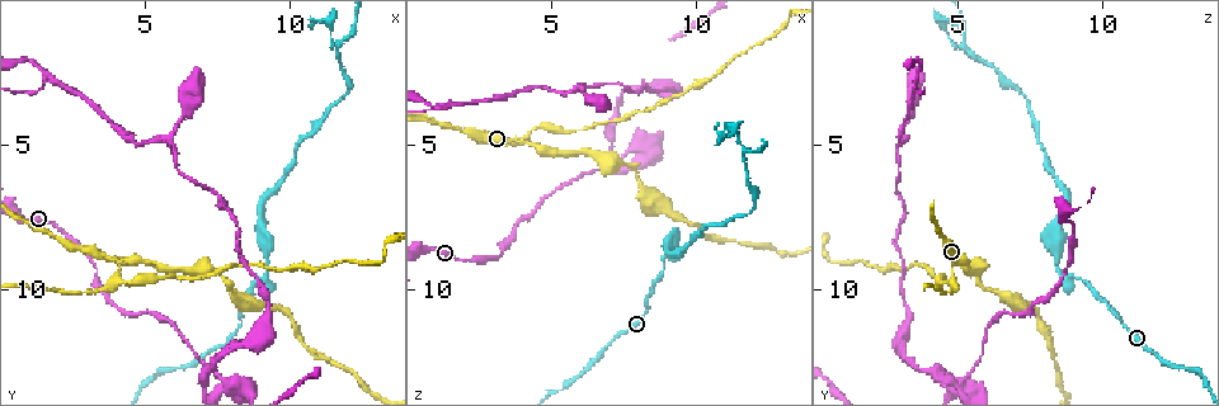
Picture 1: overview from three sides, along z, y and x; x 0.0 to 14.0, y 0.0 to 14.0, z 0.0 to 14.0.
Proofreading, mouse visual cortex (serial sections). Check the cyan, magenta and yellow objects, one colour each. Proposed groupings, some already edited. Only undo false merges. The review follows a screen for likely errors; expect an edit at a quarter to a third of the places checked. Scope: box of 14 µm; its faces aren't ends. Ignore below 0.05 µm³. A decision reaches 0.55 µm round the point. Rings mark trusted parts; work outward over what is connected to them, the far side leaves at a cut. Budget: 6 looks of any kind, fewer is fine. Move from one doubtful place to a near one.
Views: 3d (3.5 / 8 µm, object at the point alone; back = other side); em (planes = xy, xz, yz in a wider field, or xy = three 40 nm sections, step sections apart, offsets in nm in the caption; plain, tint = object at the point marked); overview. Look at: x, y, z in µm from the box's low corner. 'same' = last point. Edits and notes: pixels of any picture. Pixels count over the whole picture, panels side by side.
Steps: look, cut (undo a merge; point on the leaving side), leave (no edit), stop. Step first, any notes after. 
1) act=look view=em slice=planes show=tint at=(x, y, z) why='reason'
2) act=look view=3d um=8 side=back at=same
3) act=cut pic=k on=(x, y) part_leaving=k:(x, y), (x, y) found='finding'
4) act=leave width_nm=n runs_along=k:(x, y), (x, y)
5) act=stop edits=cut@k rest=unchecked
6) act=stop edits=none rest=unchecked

act=look view=3d um=3.5 at=(4.1, 9.6, 4.8) why='thin neck'

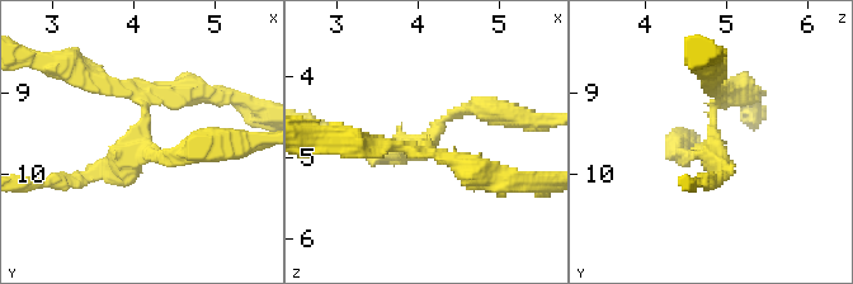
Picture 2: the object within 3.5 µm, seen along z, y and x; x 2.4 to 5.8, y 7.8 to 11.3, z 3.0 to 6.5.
act=look view=em slice=xy step=1 show=tint at=(4.05, 9.55, 4.85) arms=3 arm_widths_nm=150,150,150 why='now the EM'

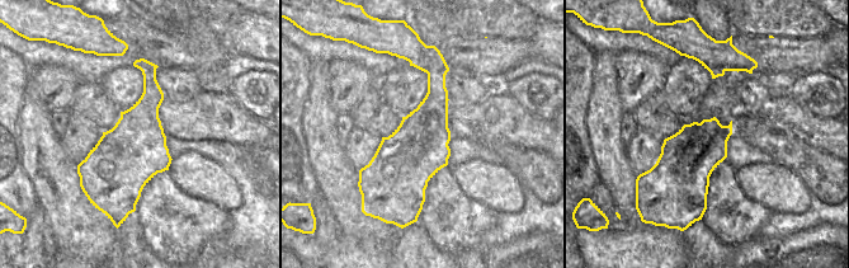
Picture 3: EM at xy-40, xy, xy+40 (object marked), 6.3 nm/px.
act=cut pic=2 on=(437, 127) part_leaving=2:(142, 104), (146, 151), (204, 143) found='a second cell is stuck on'

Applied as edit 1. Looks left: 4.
act=look view=3d um=8 at=(7.6, 13.2, 5.2) why='sharp bend'

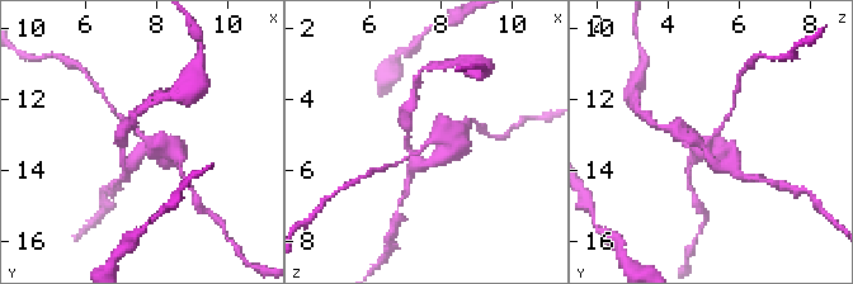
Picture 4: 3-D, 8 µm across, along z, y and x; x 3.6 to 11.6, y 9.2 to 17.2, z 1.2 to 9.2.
act=look view=3d um=3.5 at=(7.7, 13.1, 5.2)

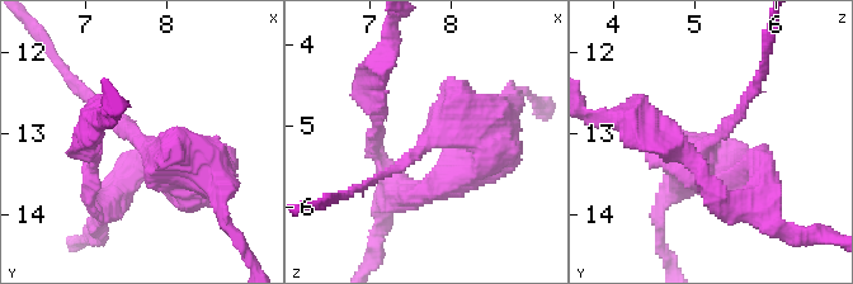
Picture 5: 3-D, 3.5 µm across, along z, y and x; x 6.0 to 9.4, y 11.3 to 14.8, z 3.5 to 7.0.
act=look view=em slice=xy step=5 show=tint at=(7.65, 13.10, 5.20) arm_widths_nm=100,600 why='now the EM'

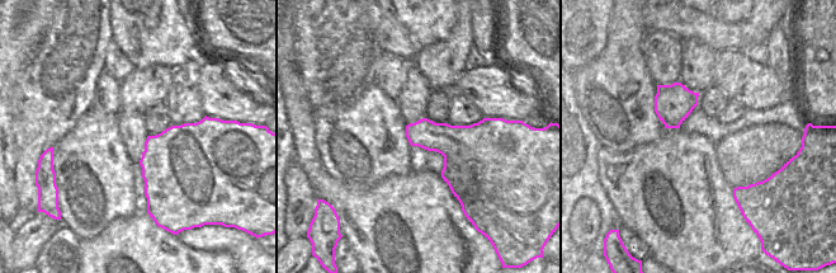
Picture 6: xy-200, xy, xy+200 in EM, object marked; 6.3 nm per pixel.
act=cut pic=5 on=(381, 131) part_leaving=5:(696, 156), (719, 179), (758, 167) found='two cells meet here'

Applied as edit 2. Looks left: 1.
act=stop edits=cut@2,cut@5 rest=unchecked

